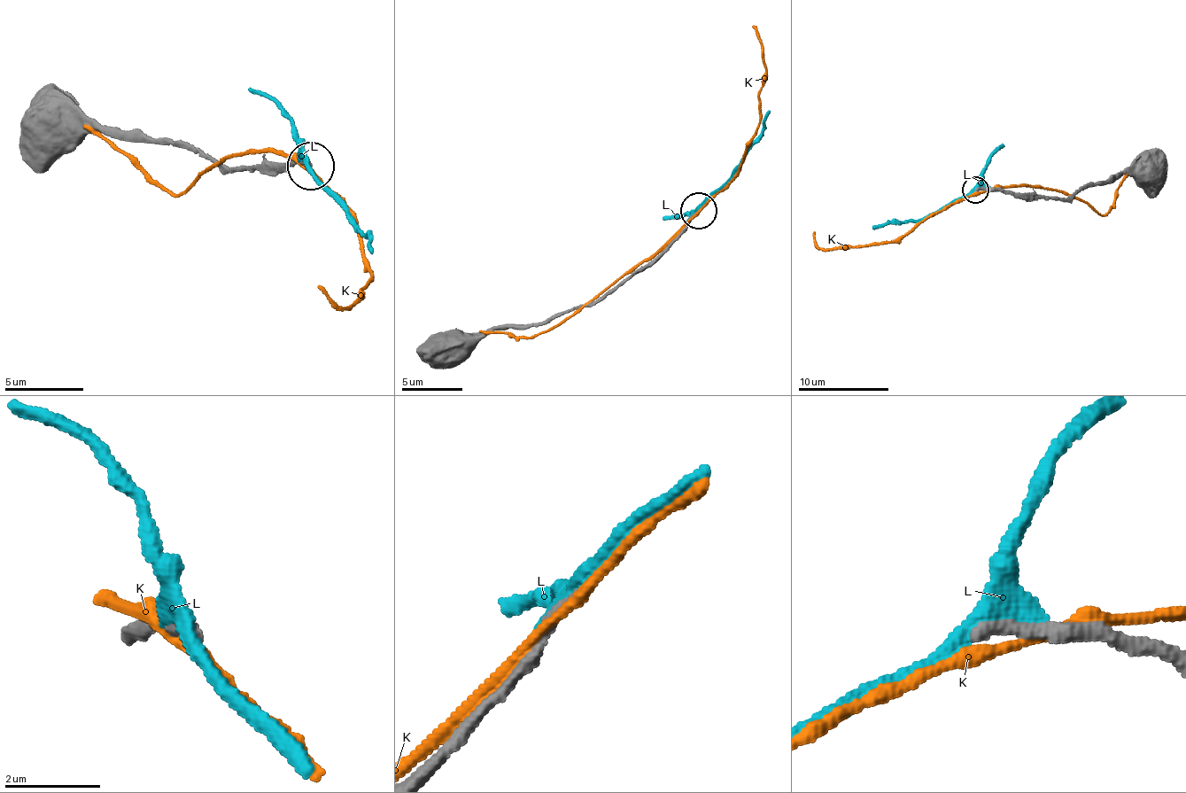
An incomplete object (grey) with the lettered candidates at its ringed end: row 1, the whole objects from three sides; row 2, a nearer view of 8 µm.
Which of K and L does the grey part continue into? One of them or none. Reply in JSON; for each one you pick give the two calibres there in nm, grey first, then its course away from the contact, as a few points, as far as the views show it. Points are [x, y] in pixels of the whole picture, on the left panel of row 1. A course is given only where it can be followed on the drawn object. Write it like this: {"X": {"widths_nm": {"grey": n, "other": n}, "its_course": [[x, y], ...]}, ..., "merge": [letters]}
{"merge": []}

